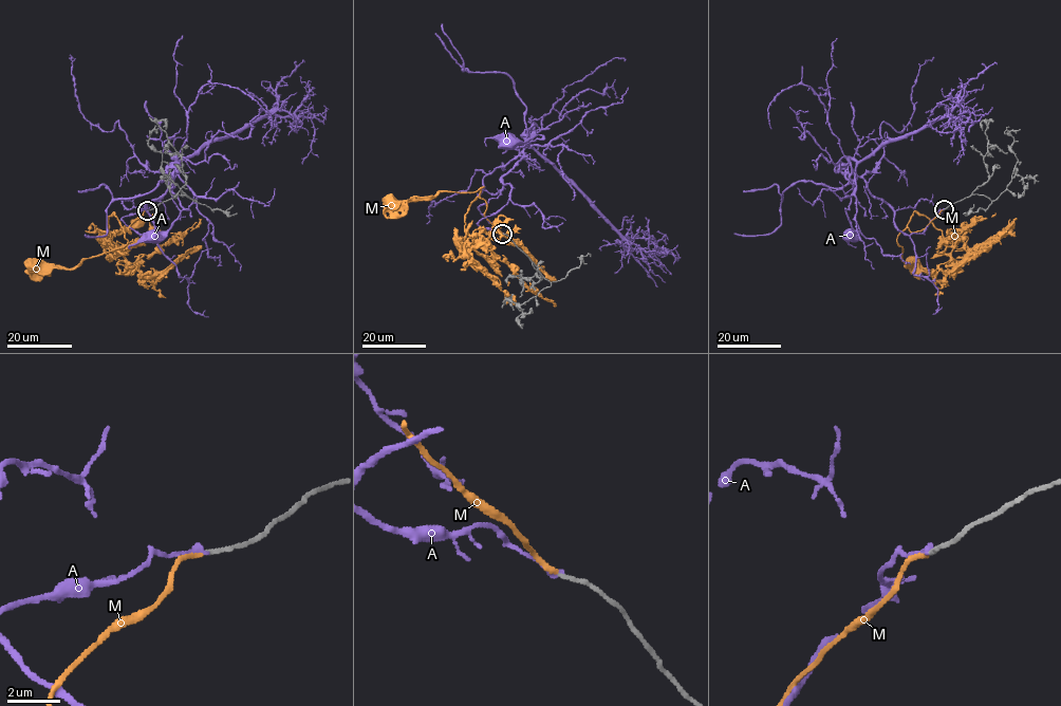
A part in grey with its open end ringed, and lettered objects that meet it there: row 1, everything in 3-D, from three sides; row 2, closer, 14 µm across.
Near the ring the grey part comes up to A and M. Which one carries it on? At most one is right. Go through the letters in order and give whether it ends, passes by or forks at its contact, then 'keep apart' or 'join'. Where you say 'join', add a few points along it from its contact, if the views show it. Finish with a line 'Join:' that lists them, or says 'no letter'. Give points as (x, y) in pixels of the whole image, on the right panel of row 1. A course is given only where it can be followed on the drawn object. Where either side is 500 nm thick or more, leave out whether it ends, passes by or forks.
A: it ends | keep apart
M: it ends | join | via (944, 209), (925, 228), (912, 233), (906, 227), (896, 239), (903, 251), (901, 259), (912, 267), (912, 264)
Join: M

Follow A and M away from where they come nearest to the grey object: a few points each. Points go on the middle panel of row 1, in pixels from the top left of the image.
A: (503, 234), (478, 223), (507, 203), (512, 186), (502, 178), (526, 143), (542, 136), (508, 142)
M: (502, 234), (484, 215), (485, 202), (480, 196), (483, 186), (475, 191), (439, 191), (430, 198), (387, 202)

